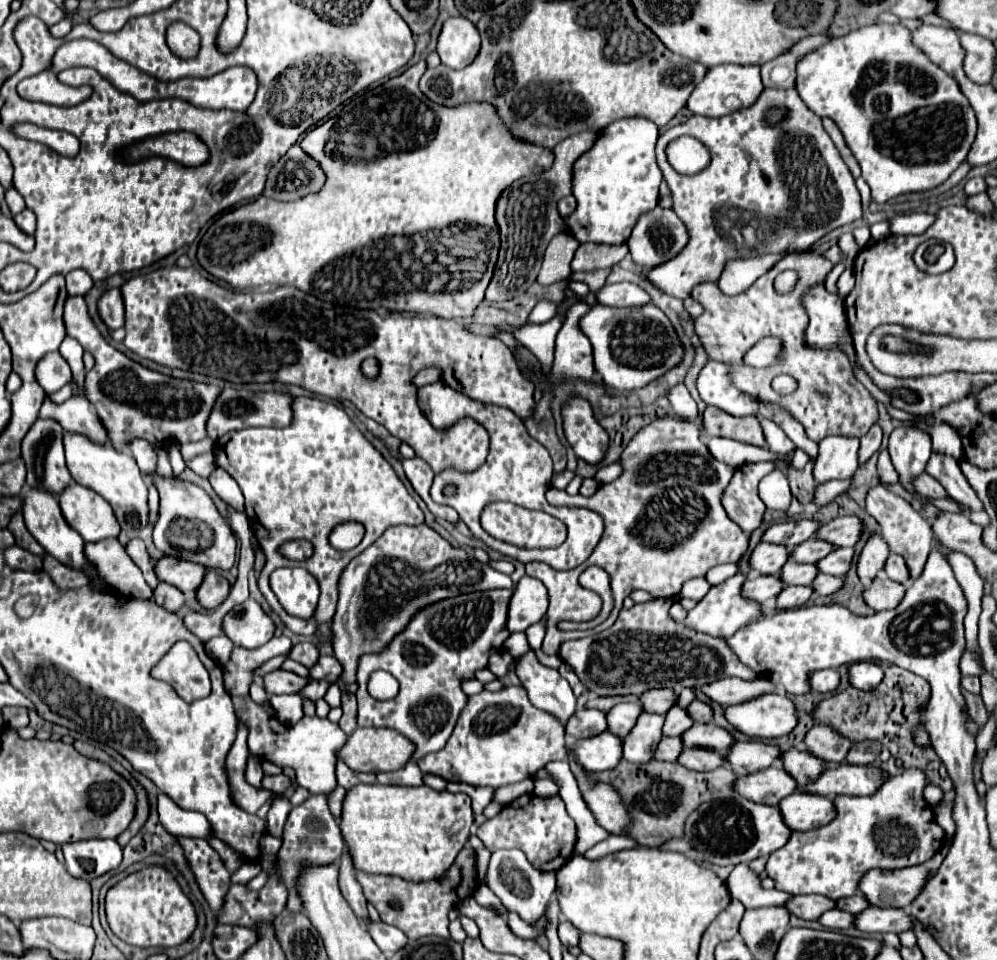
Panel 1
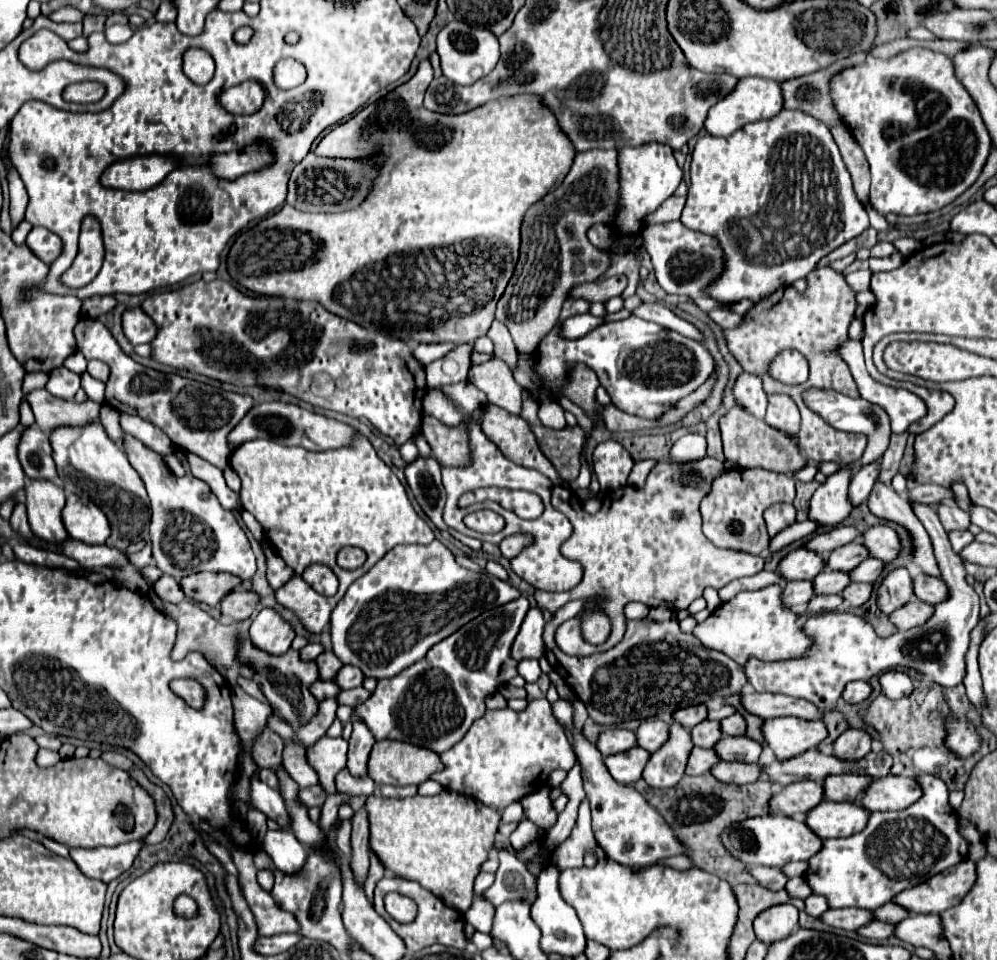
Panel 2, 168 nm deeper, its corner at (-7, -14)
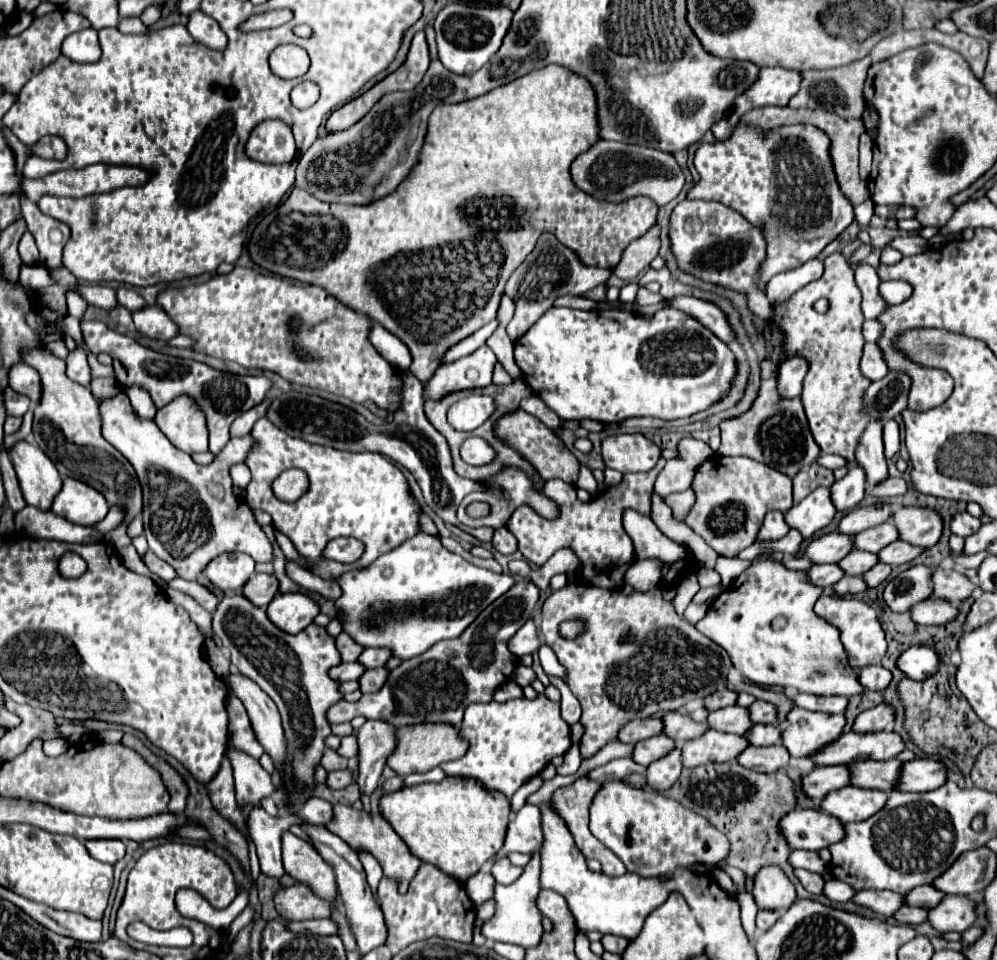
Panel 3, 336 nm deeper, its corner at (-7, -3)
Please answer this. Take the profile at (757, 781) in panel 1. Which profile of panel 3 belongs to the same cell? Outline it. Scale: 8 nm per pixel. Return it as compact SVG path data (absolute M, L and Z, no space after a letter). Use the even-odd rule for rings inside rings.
M819 766L803 776L801 790L813 802L825 798L831 790L843 788L849 784L849 770L847 766Z

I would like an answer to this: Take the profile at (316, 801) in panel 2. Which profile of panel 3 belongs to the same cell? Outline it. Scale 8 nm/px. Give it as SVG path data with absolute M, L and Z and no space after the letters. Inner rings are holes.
M337 770L337 772L329 772L325 786L331 790L341 790L347 784L351 784L351 772L349 770Z

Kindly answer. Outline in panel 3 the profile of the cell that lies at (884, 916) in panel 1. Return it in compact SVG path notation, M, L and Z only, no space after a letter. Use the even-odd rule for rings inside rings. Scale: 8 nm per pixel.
M945 896L935 908L929 910L927 922L937 932L963 934L975 922L975 902L965 896Z

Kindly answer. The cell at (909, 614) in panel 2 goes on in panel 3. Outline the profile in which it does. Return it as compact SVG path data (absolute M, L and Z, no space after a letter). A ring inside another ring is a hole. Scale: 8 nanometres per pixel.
M929 596L921 602L917 602L911 610L911 620L917 624L947 624L949 620L953 620L957 616L957 608L951 606L947 600L937 598L937 596Z

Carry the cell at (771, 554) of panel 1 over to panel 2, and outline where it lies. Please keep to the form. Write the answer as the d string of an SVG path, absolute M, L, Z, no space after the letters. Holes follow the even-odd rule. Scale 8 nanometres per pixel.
M795 549L791 551L781 563L779 563L779 573L787 579L815 579L817 573L825 569L825 557L809 551L809 549Z

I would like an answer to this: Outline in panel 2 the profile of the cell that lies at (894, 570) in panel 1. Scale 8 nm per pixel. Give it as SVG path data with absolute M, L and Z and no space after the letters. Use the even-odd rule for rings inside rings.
M925 573L913 579L913 589L915 589L915 595L929 605L937 605L949 597L949 589L945 587L945 581Z

